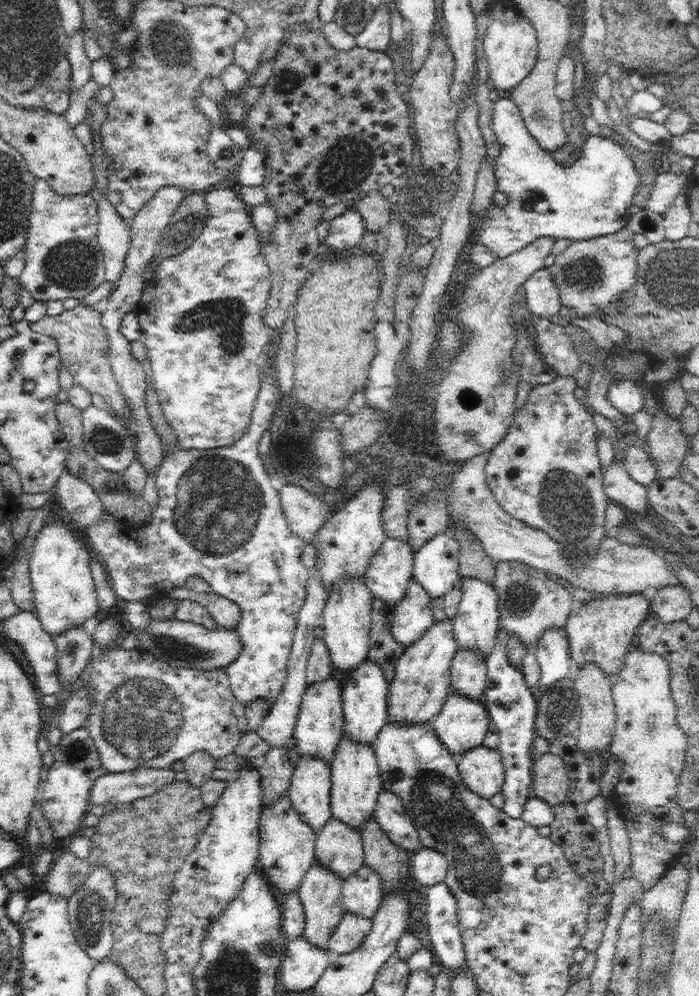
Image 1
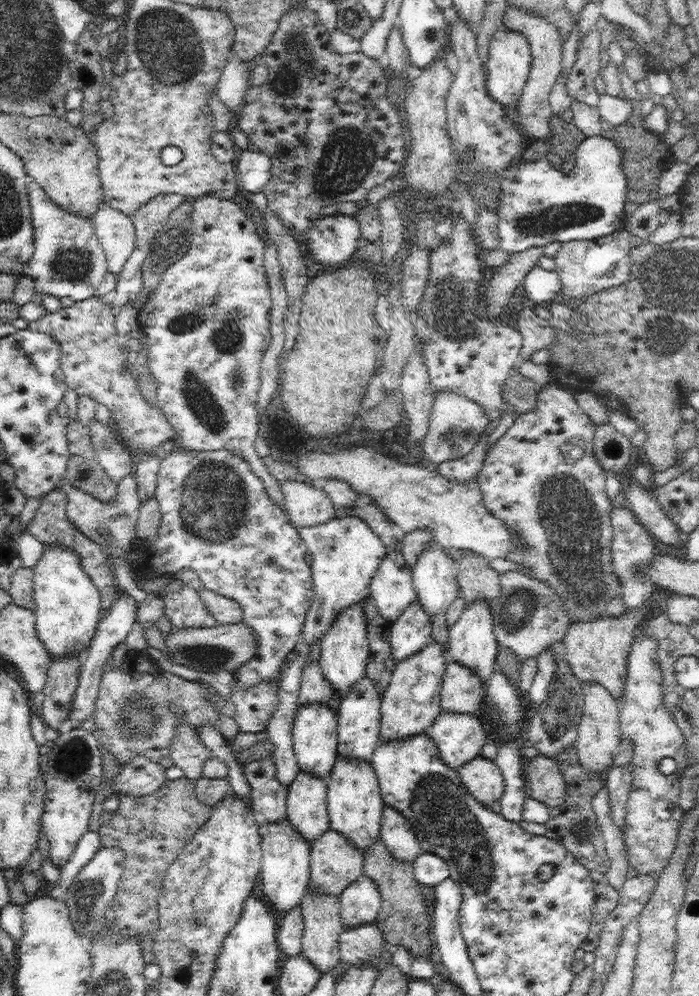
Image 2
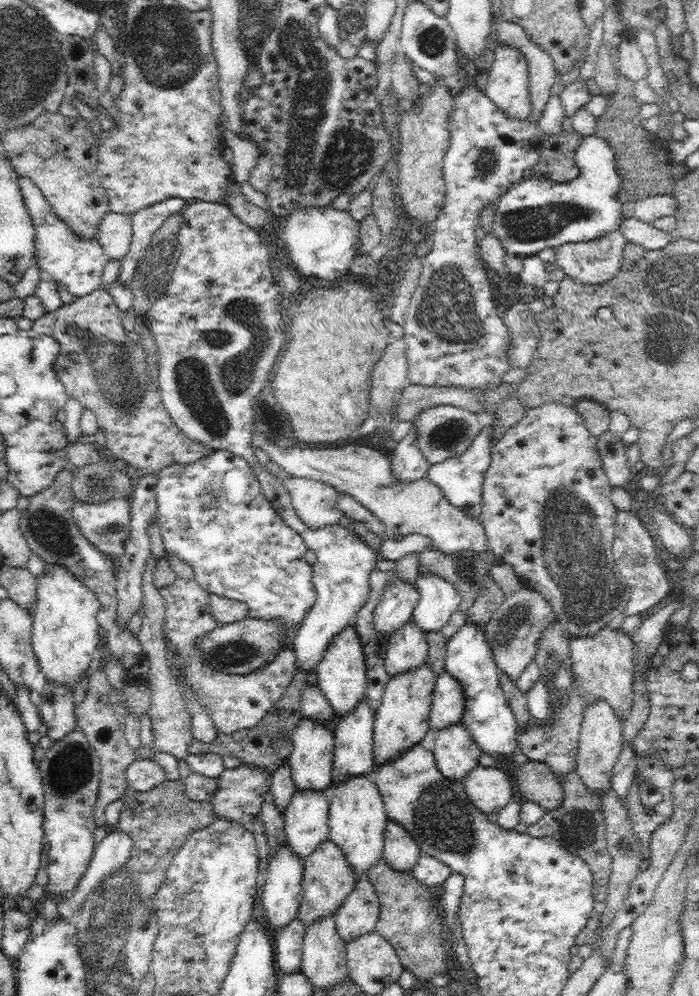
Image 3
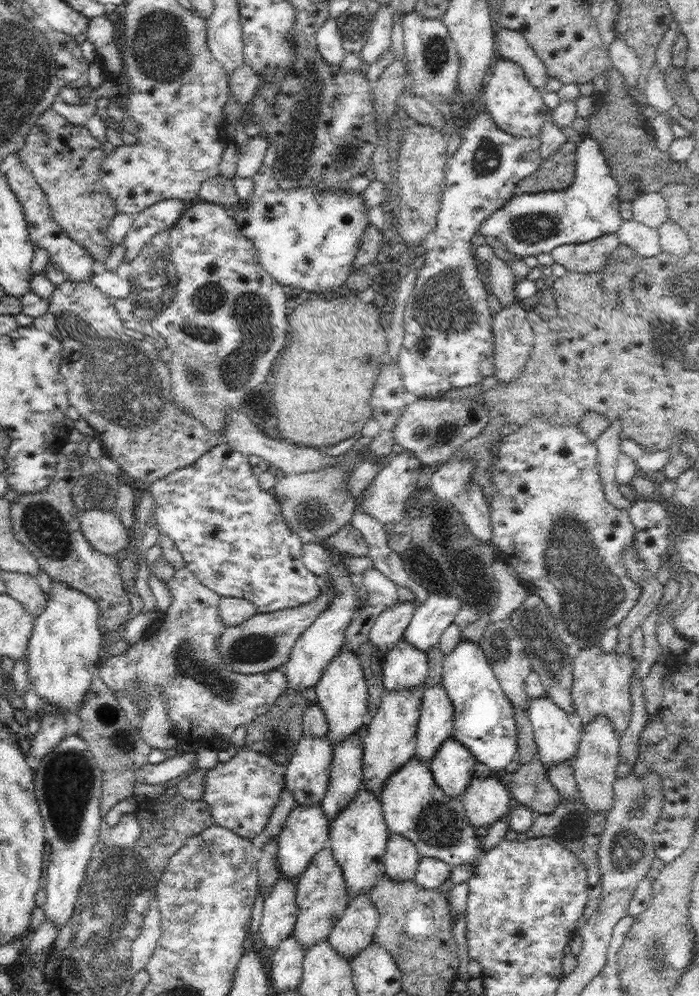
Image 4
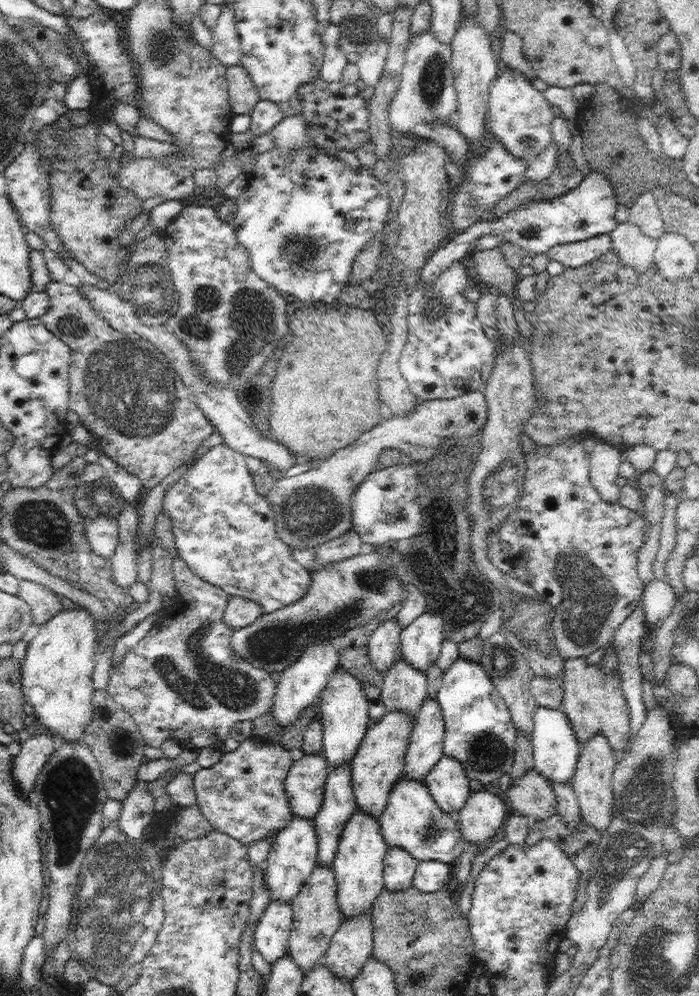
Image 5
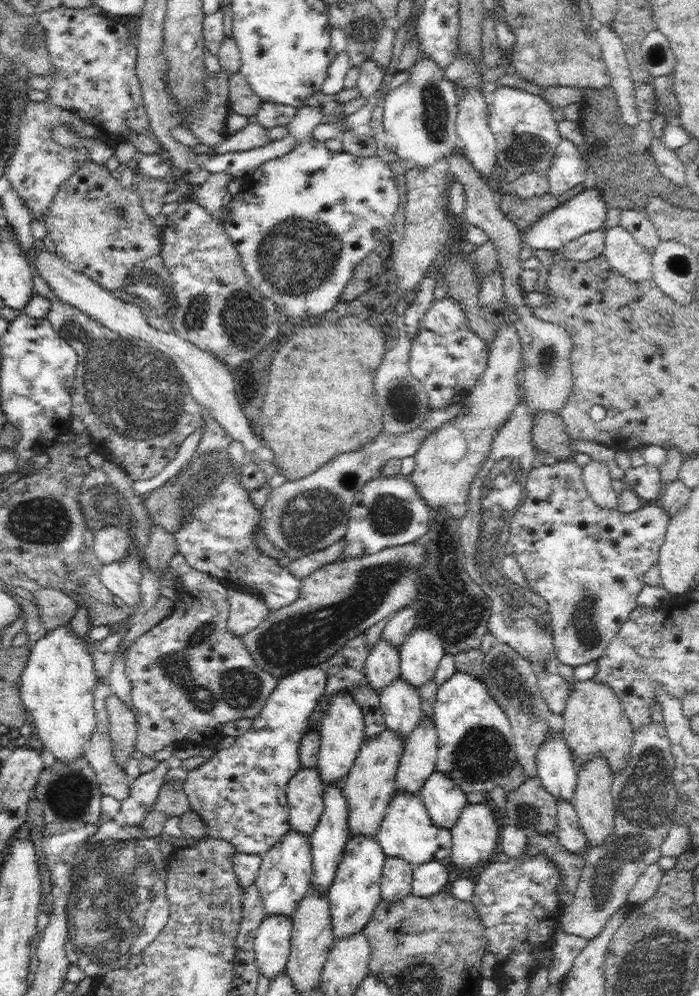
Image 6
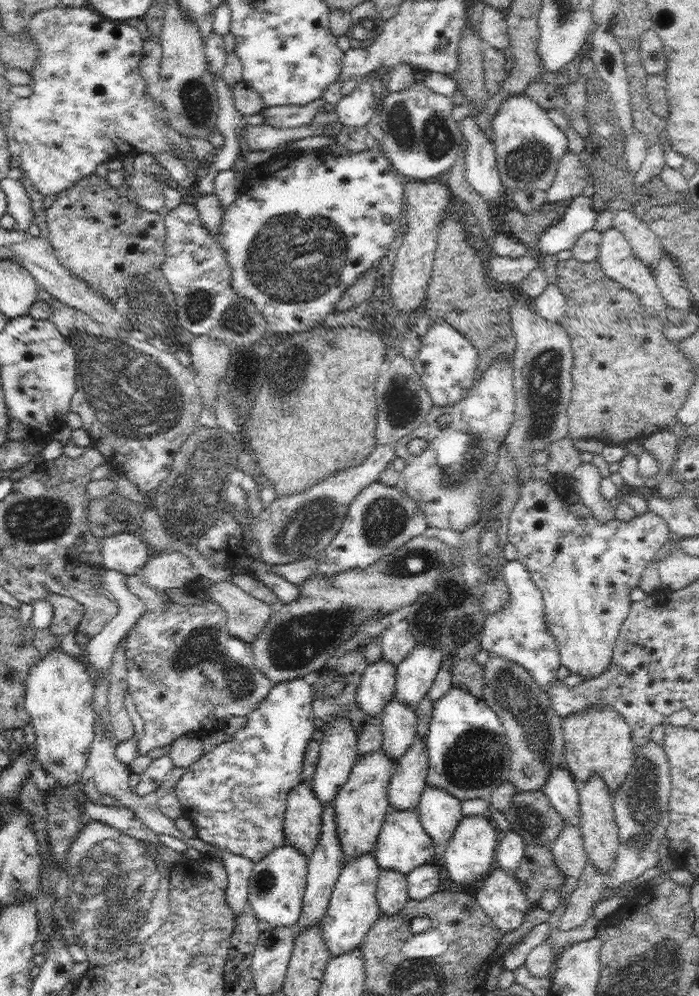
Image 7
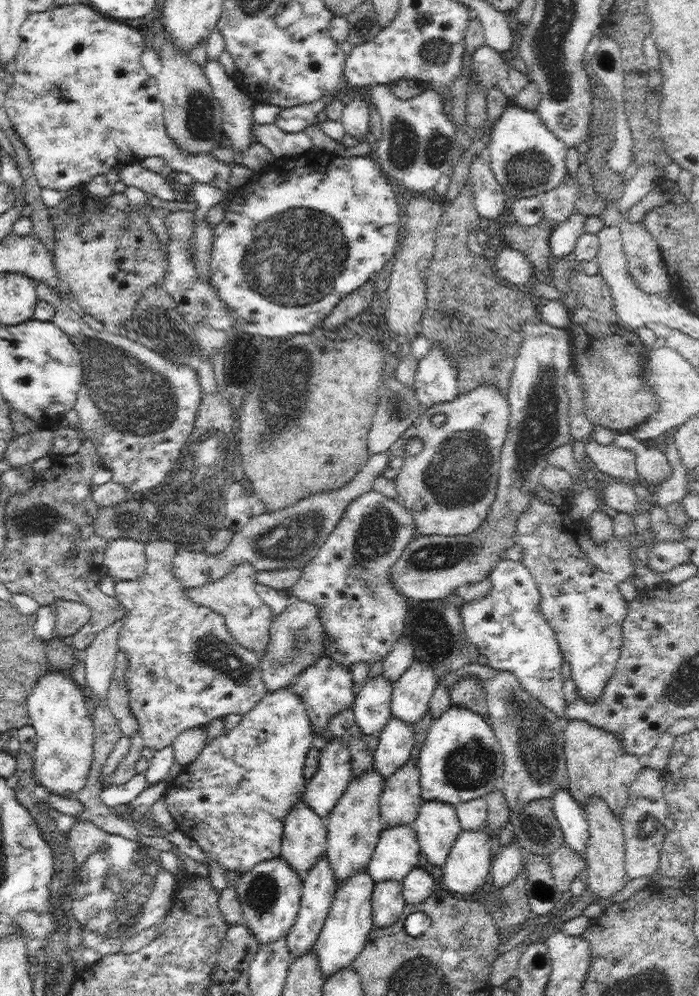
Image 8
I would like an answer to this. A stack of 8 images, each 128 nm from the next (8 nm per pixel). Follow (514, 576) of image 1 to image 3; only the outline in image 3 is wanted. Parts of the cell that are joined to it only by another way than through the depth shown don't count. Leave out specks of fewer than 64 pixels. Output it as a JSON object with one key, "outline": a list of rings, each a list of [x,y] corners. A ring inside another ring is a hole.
{"outline":[[[524,586],[521,592],[512,594],[511,598],[505,598],[484,628],[486,641],[490,644],[498,668],[506,675],[510,675],[514,682],[518,681],[528,663],[533,660],[536,646],[543,633],[556,621],[554,609],[540,592]]]}

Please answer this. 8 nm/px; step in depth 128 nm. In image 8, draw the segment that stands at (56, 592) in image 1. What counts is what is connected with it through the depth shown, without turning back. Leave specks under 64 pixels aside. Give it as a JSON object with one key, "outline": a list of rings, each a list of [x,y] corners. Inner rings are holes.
{"outline":[[[48,672],[34,683],[27,699],[30,725],[36,730],[34,777],[36,782],[56,795],[76,796],[84,788],[94,756],[94,727],[90,713],[91,698],[74,682],[72,673]]]}

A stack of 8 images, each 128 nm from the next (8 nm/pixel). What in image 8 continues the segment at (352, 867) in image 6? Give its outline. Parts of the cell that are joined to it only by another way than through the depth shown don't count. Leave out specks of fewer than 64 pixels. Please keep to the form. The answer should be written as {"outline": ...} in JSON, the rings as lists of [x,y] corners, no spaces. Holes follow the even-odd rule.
{"outline":[[[360,869],[346,882],[338,885],[334,895],[332,906],[328,911],[324,926],[316,939],[315,949],[320,963],[322,976],[328,977],[338,970],[352,965],[354,959],[361,954],[366,939],[374,923],[372,920],[372,892],[374,890],[374,881],[368,869]]]}

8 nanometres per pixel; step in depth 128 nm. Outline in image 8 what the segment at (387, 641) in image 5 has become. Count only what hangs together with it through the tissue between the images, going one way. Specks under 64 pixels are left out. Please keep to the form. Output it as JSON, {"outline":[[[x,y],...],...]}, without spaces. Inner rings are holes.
{"outline":[[[380,673],[376,677],[368,677],[355,694],[351,710],[362,733],[380,735],[386,723],[392,718],[392,686],[390,680]]]}

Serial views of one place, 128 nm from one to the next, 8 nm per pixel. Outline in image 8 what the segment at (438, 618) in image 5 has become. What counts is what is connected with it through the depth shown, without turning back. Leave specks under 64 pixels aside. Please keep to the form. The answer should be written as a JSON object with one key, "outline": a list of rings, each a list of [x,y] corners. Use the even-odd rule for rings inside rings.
{"outline":[[[415,658],[392,686],[392,715],[414,726],[429,711],[429,701],[438,680],[430,663]]]}

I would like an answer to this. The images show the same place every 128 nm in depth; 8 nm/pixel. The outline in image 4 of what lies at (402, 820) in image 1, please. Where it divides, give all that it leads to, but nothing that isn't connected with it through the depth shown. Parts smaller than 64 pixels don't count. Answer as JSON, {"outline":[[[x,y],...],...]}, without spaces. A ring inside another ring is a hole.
{"outline":[[[389,834],[383,861],[385,873],[390,879],[396,882],[413,879],[421,857],[410,840],[398,834]]]}

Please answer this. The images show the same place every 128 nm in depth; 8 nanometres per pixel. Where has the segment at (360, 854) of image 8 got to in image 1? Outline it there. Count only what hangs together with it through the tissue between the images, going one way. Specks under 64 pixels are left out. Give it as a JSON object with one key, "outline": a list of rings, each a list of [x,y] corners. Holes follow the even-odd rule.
{"outline":[[[446,618],[432,624],[420,639],[410,644],[397,660],[395,675],[390,683],[388,716],[398,723],[420,724],[430,722],[438,715],[448,697],[452,658],[458,652],[453,620]]]}

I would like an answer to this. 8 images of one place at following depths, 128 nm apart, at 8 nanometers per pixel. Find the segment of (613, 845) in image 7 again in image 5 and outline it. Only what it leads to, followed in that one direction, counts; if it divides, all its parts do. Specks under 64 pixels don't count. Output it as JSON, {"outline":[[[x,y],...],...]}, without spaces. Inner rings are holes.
{"outline":[[[602,731],[594,733],[590,740],[581,745],[576,772],[570,783],[578,799],[581,818],[588,825],[592,825],[594,829],[602,832],[610,826],[610,821],[612,820],[614,794],[611,780],[613,779],[613,772],[619,758],[614,756],[612,747],[610,747],[610,743],[606,740],[606,735],[602,735]]]}

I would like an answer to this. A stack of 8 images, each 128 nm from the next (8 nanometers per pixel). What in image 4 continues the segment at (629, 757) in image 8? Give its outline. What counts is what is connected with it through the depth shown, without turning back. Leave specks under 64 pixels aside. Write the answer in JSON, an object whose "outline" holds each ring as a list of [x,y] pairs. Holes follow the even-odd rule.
{"outline":[[[600,643],[588,645],[578,652],[572,660],[573,680],[572,699],[574,700],[574,712],[582,719],[582,726],[594,721],[598,715],[610,717],[610,723],[614,725],[614,731],[618,738],[629,727],[631,720],[631,688],[630,678],[632,670],[636,667],[635,658],[630,651],[620,655],[617,652],[606,653],[600,647]]]}

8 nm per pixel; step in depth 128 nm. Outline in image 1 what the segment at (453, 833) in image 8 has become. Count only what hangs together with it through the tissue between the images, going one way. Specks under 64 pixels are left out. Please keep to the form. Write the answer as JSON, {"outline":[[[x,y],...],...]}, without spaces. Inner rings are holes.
{"outline":[[[453,688],[442,710],[430,719],[438,738],[458,758],[464,751],[482,745],[486,733],[493,729],[482,700],[471,700]]]}

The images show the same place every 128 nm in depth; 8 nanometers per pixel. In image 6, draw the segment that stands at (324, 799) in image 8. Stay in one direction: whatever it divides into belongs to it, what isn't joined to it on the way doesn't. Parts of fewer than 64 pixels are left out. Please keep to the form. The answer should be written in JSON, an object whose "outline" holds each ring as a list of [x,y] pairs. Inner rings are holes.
{"outline":[[[346,689],[333,694],[329,699],[329,706],[322,712],[324,716],[322,716],[317,728],[321,736],[317,767],[320,779],[322,779],[322,788],[326,787],[328,783],[336,783],[340,789],[343,789],[345,778],[354,766],[360,747],[366,741],[364,736],[364,713],[358,702]]]}

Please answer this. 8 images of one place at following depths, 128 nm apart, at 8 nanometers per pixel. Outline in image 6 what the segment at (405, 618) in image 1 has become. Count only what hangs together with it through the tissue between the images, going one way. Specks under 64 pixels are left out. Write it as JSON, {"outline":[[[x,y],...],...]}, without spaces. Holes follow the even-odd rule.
{"outline":[[[398,676],[379,692],[379,704],[386,726],[402,735],[404,742],[424,715],[419,690],[420,688],[410,685],[406,679]]]}

